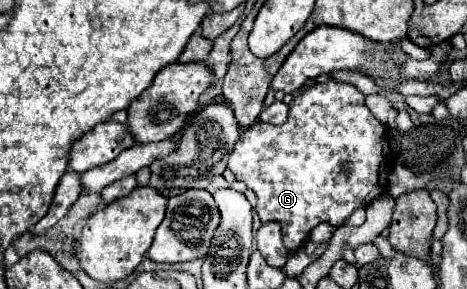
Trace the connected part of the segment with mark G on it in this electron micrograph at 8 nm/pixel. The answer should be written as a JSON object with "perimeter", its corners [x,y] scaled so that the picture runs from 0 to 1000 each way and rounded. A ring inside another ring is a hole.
{"perimeter":[[[675,287],[653,315],[636,322],[623,349],[619,412],[606,433],[542,426],[516,453],[503,516],[490,543],[490,585],[550,675],[550,744],[563,772],[597,765],[606,792],[606,841],[619,869],[636,869],[653,813],[683,772],[726,779],[764,716],[790,709],[799,689],[829,661],[829,606],[837,564],[837,522],[829,495],[829,439],[782,370],[777,322],[769,322],[752,287]],[[747,564],[752,599],[739,606],[730,571]]]}

